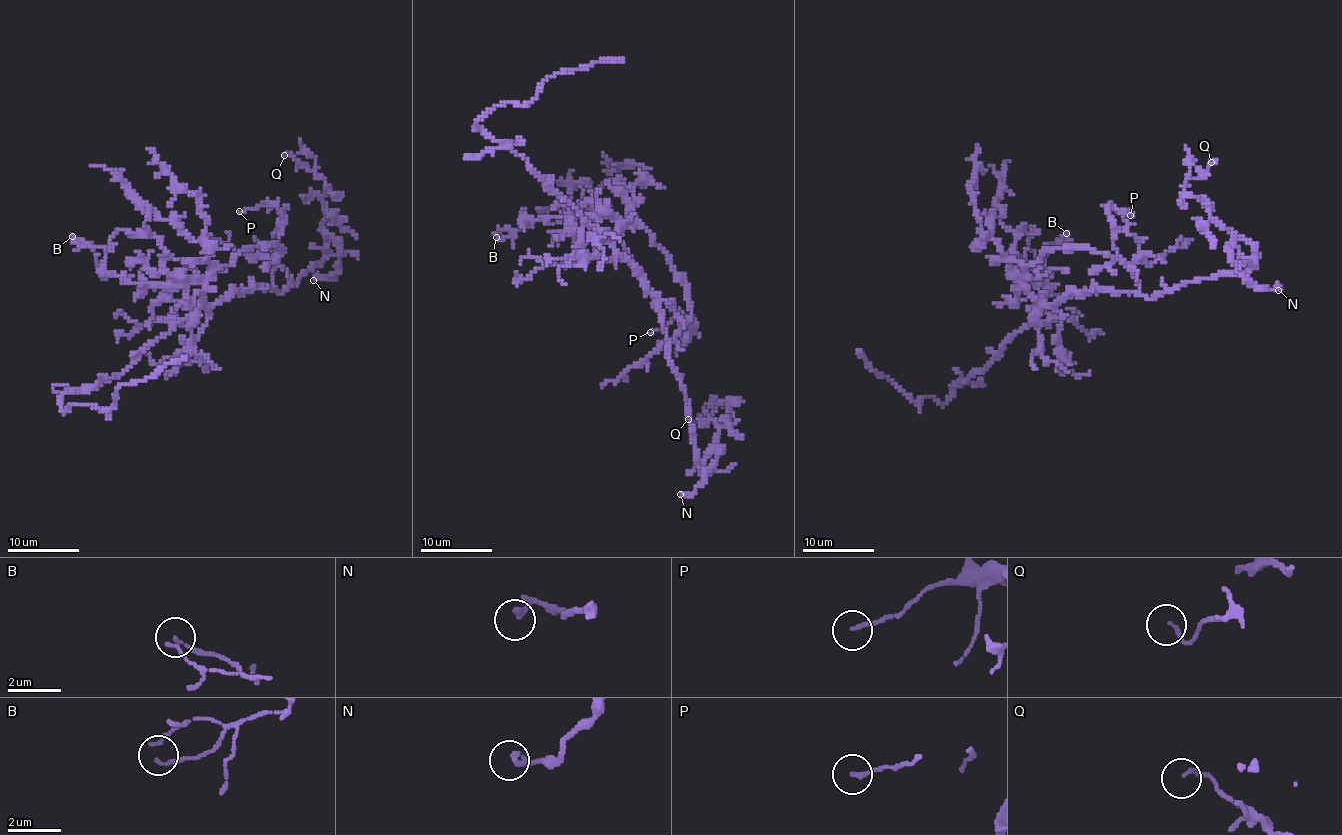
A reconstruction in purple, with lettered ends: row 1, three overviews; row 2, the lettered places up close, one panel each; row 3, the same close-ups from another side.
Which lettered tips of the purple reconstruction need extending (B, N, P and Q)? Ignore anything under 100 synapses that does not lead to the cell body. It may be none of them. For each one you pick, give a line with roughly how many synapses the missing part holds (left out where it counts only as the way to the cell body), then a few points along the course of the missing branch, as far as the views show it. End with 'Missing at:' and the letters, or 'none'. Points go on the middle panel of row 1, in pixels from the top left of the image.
Missing at: none

